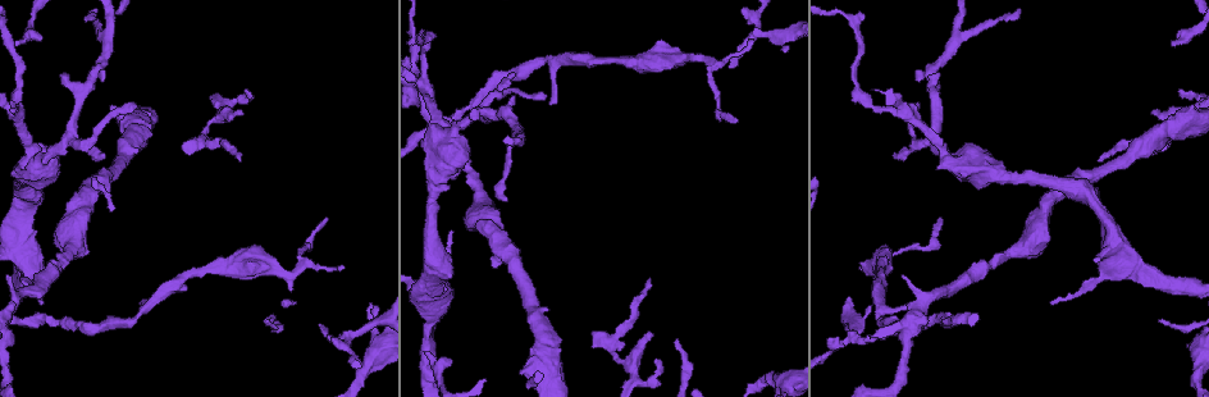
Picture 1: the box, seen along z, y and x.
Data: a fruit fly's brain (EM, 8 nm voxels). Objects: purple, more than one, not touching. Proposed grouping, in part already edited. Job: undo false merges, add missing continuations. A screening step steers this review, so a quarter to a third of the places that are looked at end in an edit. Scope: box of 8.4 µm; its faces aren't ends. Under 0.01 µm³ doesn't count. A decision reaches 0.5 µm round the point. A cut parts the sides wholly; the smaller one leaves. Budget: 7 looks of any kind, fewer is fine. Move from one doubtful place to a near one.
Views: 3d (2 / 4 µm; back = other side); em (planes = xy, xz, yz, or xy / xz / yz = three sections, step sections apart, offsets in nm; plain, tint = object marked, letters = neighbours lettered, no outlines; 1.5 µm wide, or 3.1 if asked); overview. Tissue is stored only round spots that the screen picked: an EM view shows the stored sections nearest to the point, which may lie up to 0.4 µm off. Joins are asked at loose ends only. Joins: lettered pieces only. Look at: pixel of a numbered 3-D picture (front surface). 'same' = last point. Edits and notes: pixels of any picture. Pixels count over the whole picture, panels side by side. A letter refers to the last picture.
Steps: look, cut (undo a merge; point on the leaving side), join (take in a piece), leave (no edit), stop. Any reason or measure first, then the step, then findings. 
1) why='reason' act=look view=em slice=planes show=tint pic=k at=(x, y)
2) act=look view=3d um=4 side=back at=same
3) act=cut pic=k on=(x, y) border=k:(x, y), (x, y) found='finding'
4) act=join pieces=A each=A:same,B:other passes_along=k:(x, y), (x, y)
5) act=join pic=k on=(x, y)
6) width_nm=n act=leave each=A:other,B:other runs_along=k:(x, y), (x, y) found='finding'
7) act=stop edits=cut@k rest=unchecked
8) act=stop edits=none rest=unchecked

why='abrupt turn' act=look view=3d um=4 pic=1 at=(713, 63)

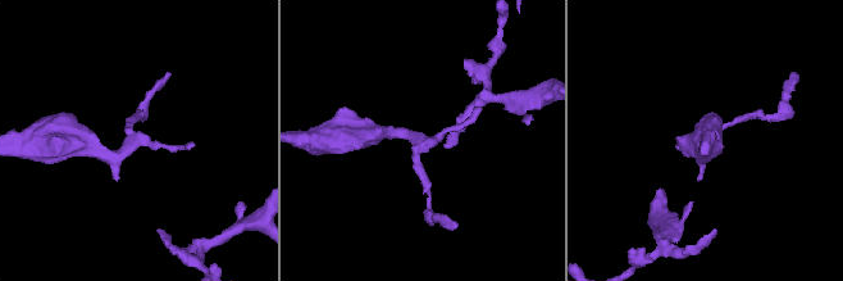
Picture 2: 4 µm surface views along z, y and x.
why='now the EM' act=look view=em slice=planes show=plain pic=2 at=(422, 142)

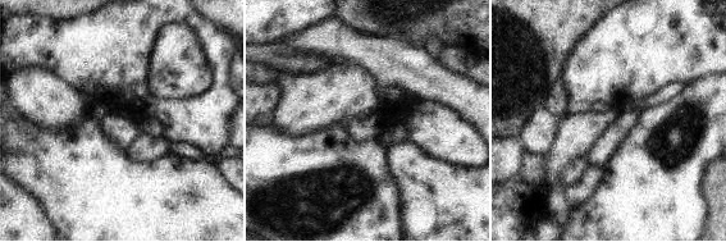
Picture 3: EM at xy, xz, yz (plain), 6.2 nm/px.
act=look view=em slice=planes show=letters at=same

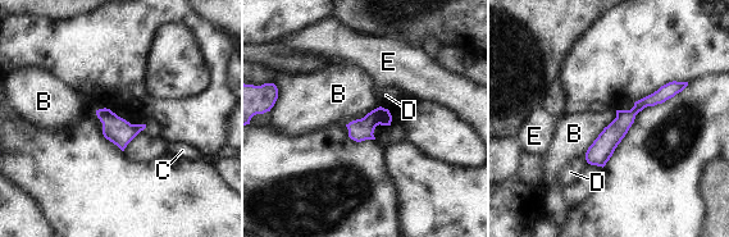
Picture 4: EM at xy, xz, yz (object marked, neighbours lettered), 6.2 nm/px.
act=leave each=B:other,C:other,D:other,E:other border=4:(616, 110), (616, 115), (584, 154) found='one neuron here'

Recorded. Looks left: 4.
why='abrupt turn' act=look view=3d um=2 pic=1 at=(348, 335)

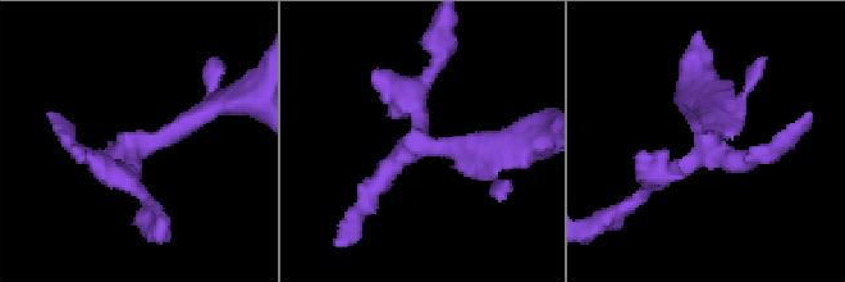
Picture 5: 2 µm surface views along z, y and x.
act=look view=em slice=planes show=tint pic=5 at=(419, 139)

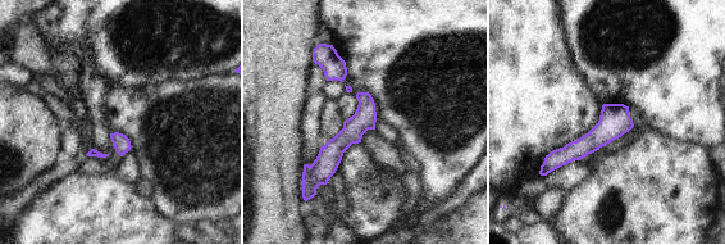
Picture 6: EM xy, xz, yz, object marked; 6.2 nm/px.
act=look view=em slice=planes show=letters at=same

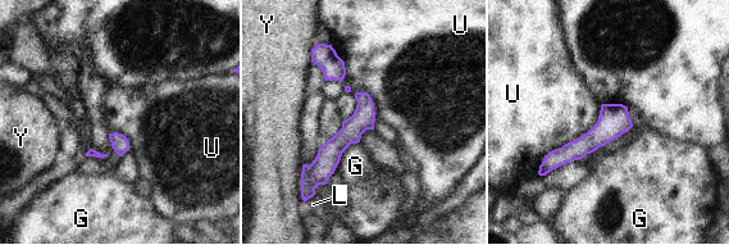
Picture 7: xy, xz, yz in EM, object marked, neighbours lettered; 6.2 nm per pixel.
act=leave each=G:other,L:other,U:other,Y:other runs_along=7:(364, 95), (364, 117), (309, 173) found='one neuron here'

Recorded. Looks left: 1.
act=stop edits=none rest=unchecked

